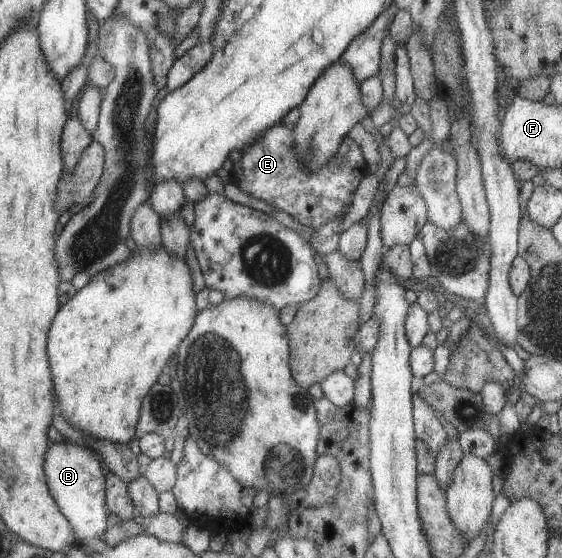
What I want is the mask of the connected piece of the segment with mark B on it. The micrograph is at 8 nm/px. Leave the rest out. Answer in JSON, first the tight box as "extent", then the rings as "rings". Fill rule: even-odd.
{"extent":[44,439,107,542],"rings":[[[66,439],[48,444],[44,457],[45,483],[55,505],[72,527],[76,542],[97,539],[107,528],[105,484],[102,464],[88,447],[71,444]]]}

